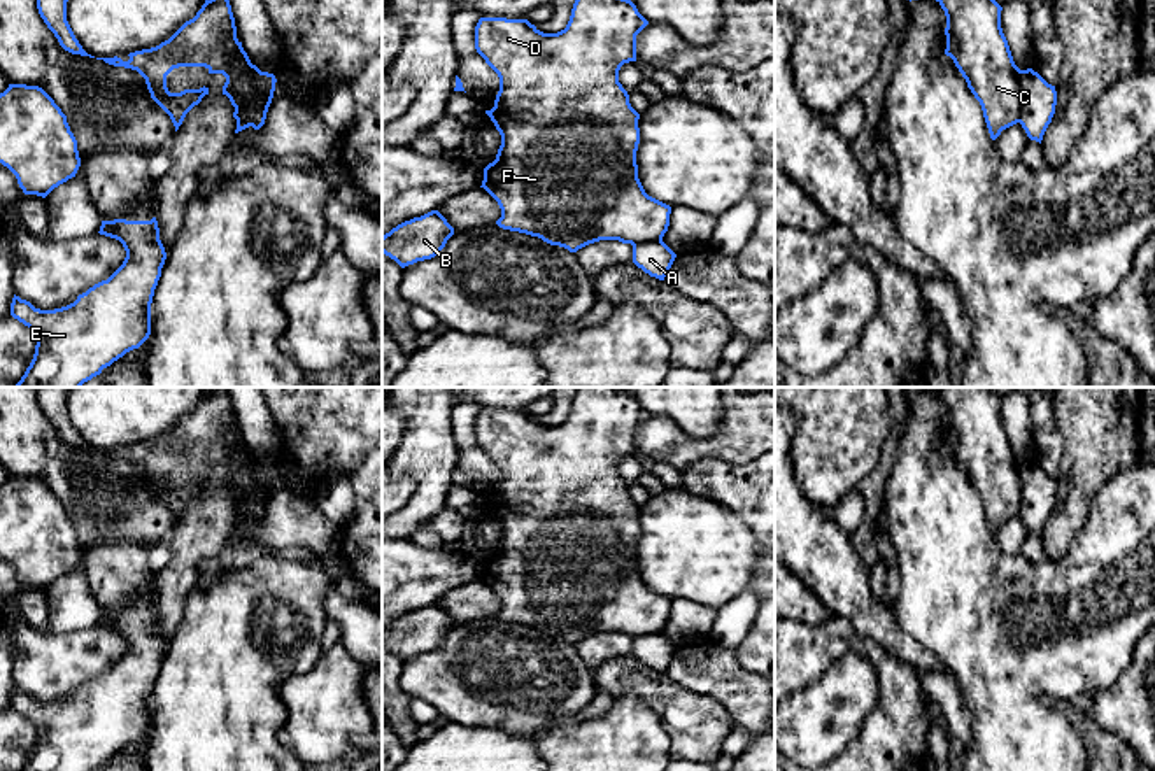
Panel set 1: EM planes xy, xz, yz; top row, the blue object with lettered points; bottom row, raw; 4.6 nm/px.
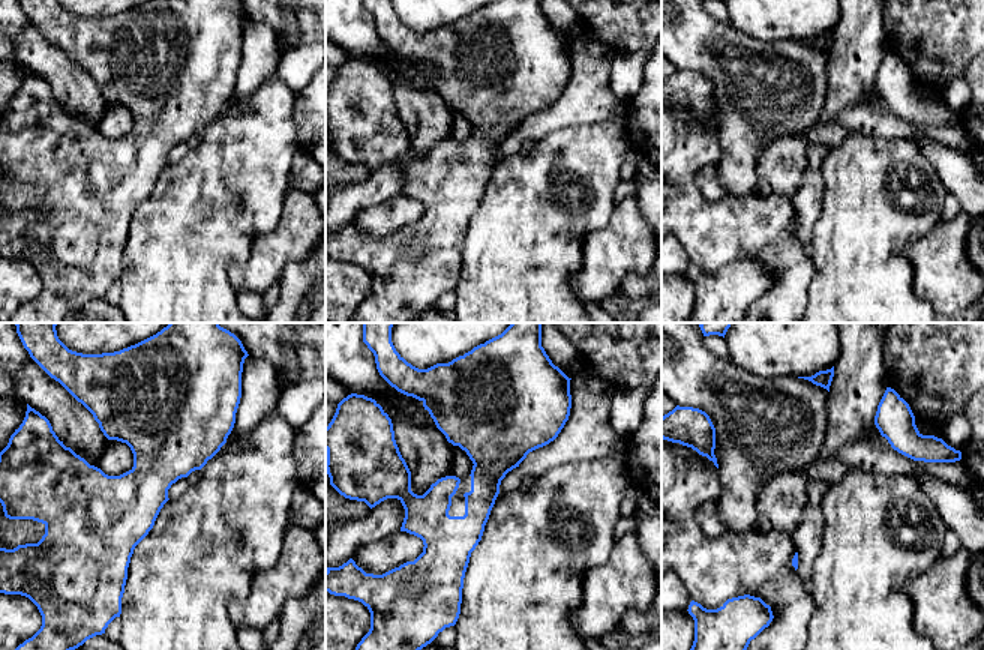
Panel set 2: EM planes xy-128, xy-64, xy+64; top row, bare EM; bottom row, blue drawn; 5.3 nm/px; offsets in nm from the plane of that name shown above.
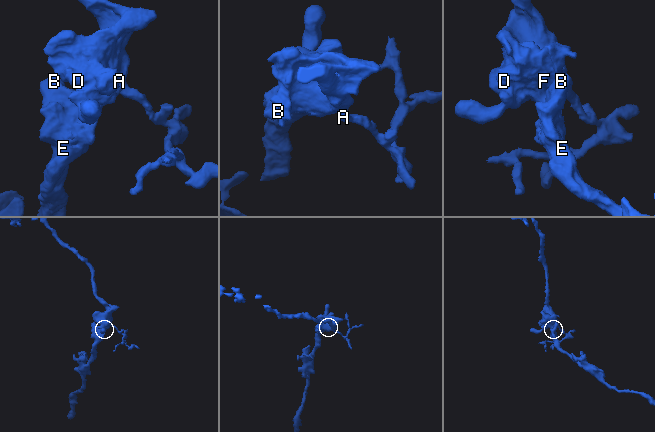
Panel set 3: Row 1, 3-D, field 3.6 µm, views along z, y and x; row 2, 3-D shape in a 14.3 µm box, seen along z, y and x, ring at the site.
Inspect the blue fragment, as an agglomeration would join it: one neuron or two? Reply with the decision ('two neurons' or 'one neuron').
two neurons

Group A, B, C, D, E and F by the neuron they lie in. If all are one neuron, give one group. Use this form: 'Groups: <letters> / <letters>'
Groups: A / B C D E F

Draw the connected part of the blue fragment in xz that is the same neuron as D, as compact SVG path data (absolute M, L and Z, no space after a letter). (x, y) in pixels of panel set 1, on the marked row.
M575 0L566 28L557 33L543 33L528 19L478 19L475 49L500 77L494 107L485 114L501 135L496 159L484 168L480 187L501 209L500 228L538 237L570 252L599 240L631 245L663 240L671 207L648 196L638 179L640 114L619 82L620 67L636 61L636 35L647 25L631 0Z

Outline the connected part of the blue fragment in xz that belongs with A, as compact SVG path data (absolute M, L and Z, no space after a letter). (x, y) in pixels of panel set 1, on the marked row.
M663 242L633 245L633 263L650 277L664 280L677 254Z

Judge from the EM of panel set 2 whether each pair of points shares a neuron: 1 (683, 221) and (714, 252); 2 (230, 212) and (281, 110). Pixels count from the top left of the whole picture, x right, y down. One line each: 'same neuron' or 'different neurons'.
1: same neuron
2: same neuron

